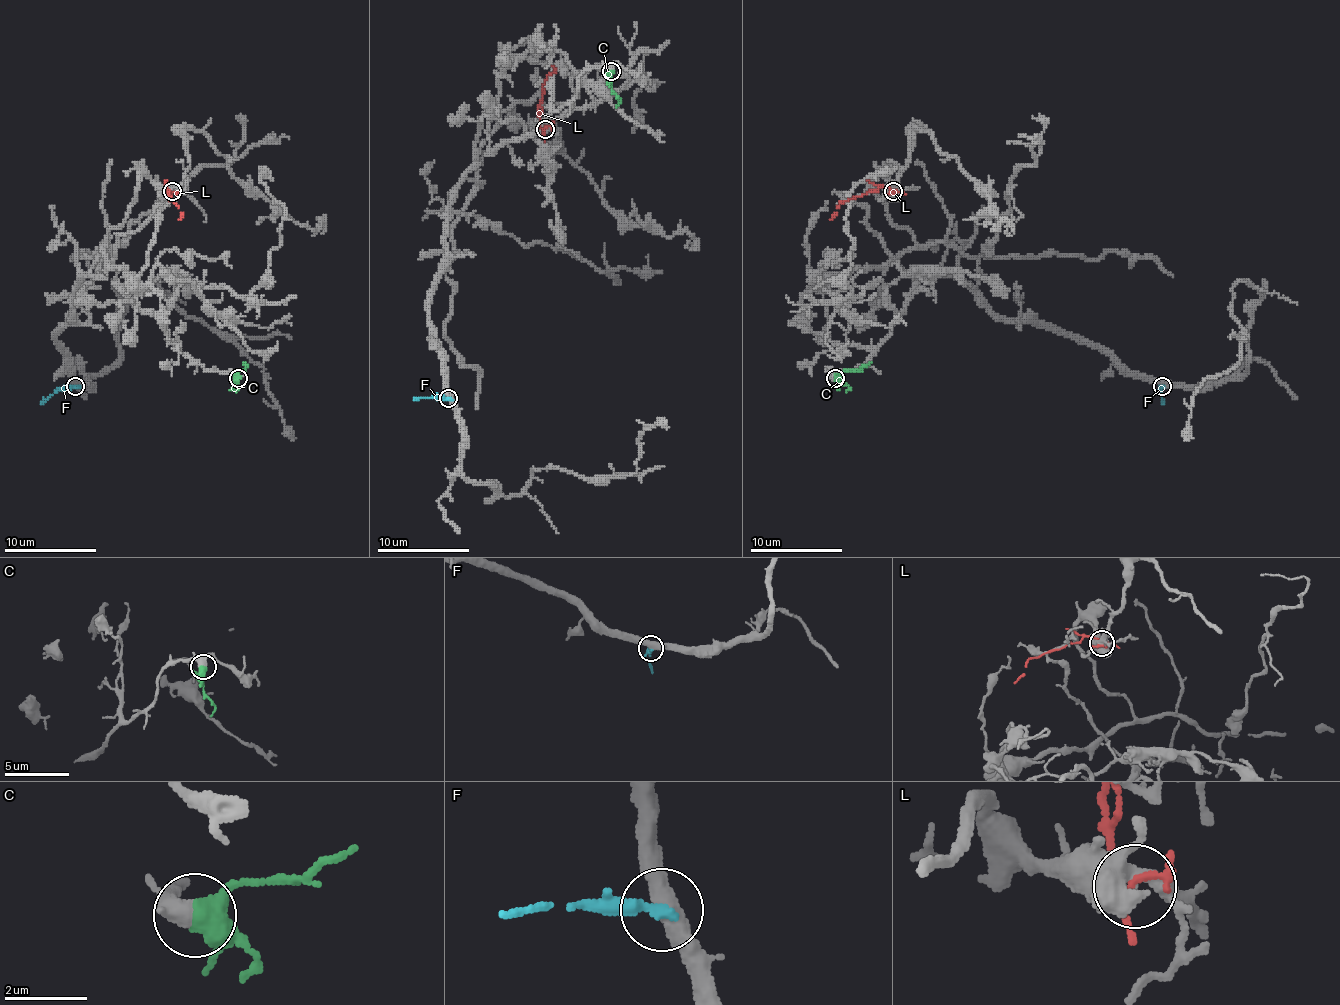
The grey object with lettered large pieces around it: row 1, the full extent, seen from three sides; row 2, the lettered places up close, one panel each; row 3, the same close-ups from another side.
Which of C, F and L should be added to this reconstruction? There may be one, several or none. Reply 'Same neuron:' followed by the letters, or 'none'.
Same neuron: C

